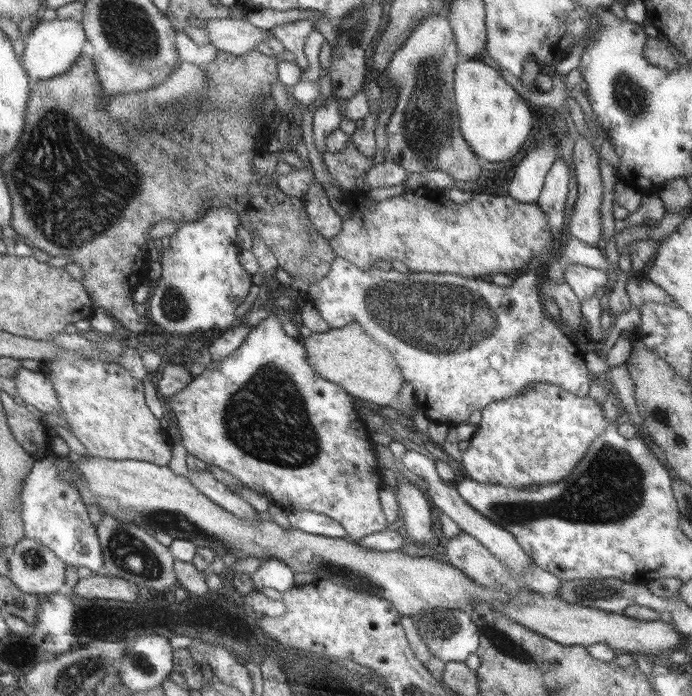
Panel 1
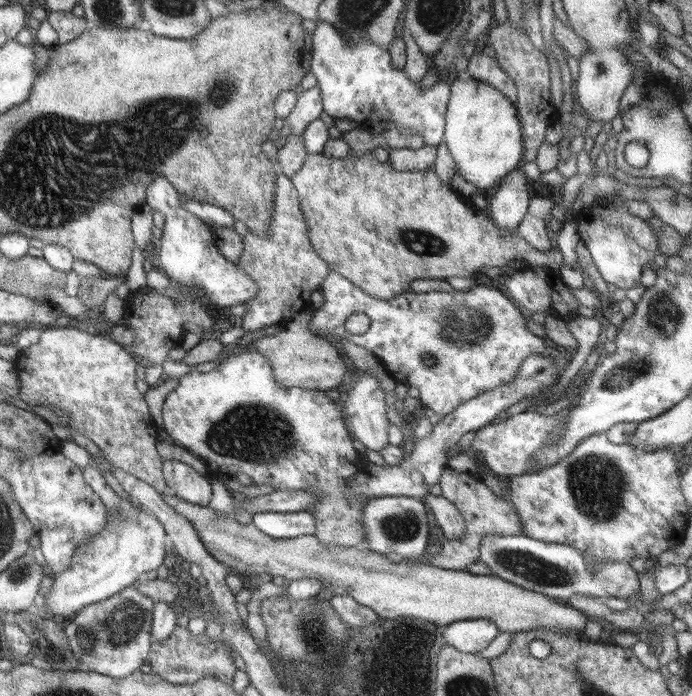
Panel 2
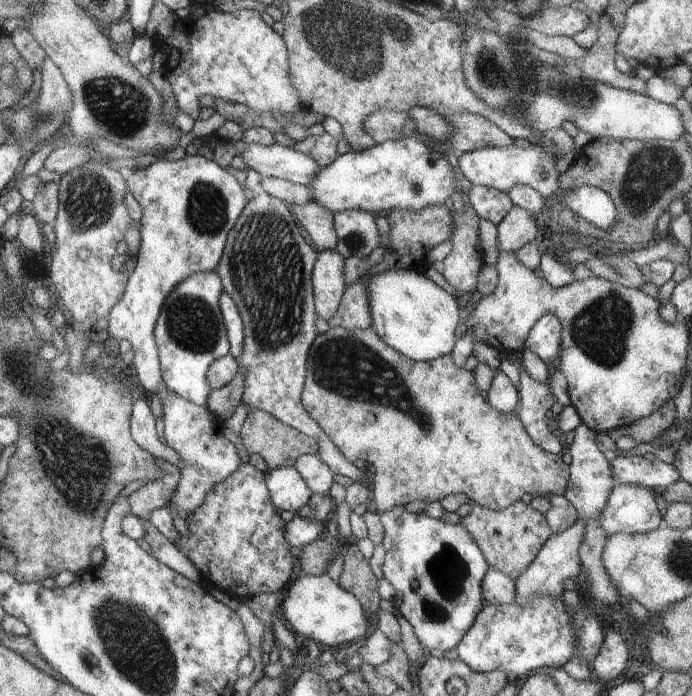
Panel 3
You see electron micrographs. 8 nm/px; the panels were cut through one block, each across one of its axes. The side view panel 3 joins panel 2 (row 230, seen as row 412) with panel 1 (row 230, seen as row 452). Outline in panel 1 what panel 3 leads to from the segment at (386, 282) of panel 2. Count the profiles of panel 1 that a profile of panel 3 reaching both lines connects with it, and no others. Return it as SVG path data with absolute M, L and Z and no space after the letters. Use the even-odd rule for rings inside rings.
M415 188L406 190L401 195L389 197L382 201L369 199L368 194L361 191L346 192L347 205L351 216L343 218L341 233L329 239L336 257L348 259L361 269L370 268L380 262L400 260L410 271L422 271L436 274L458 274L466 278L480 278L500 272L510 275L512 279L525 271L525 264L531 264L541 254L550 255L549 244L553 244L551 228L546 214L538 203L520 202L509 196L486 193L474 193L470 202L446 199L439 190Z

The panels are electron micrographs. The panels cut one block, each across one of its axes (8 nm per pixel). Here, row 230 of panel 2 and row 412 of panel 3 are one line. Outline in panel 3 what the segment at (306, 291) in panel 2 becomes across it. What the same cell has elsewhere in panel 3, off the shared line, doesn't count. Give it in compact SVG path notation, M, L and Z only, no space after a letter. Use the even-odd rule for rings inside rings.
M258 190L229 232L223 259L214 271L224 282L224 292L235 300L245 323L244 348L238 362L244 377L241 399L248 412L263 410L306 436L316 437L319 442L316 455L334 474L366 482L365 471L358 469L338 450L333 440L306 412L301 401L308 355L318 336L314 324L313 280L310 280L318 255L300 234L288 206Z

